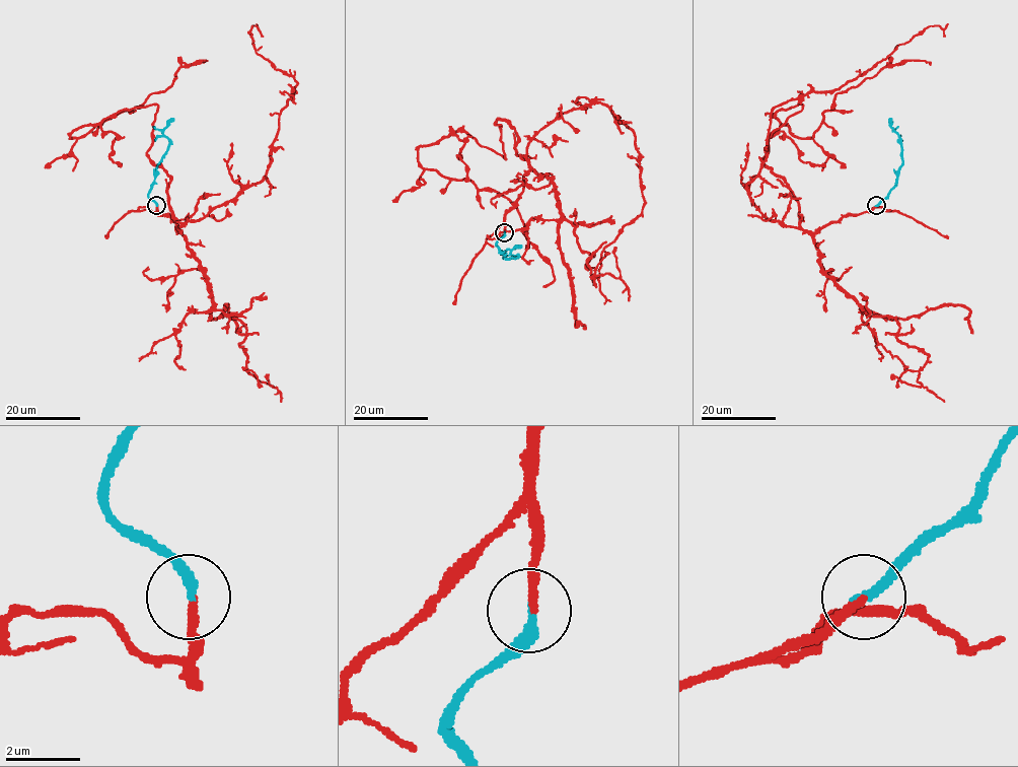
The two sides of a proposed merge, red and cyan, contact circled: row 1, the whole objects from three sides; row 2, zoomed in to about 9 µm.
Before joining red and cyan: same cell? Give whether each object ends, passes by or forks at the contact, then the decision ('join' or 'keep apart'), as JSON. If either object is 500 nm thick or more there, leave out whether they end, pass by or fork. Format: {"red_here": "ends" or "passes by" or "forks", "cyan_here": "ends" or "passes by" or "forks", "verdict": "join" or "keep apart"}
{"red_here": "ends", "cyan_here": "ends", "verdict": "join"}

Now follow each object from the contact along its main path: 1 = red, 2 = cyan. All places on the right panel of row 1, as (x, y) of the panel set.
1: (876, 206), (808, 232), (764, 160), (802, 105), (775, 115), (812, 138), (838, 93), (887, 66), (931, 64)
2: (876, 206), (896, 183), (897, 171), (902, 162), (900, 142), (888, 118)

